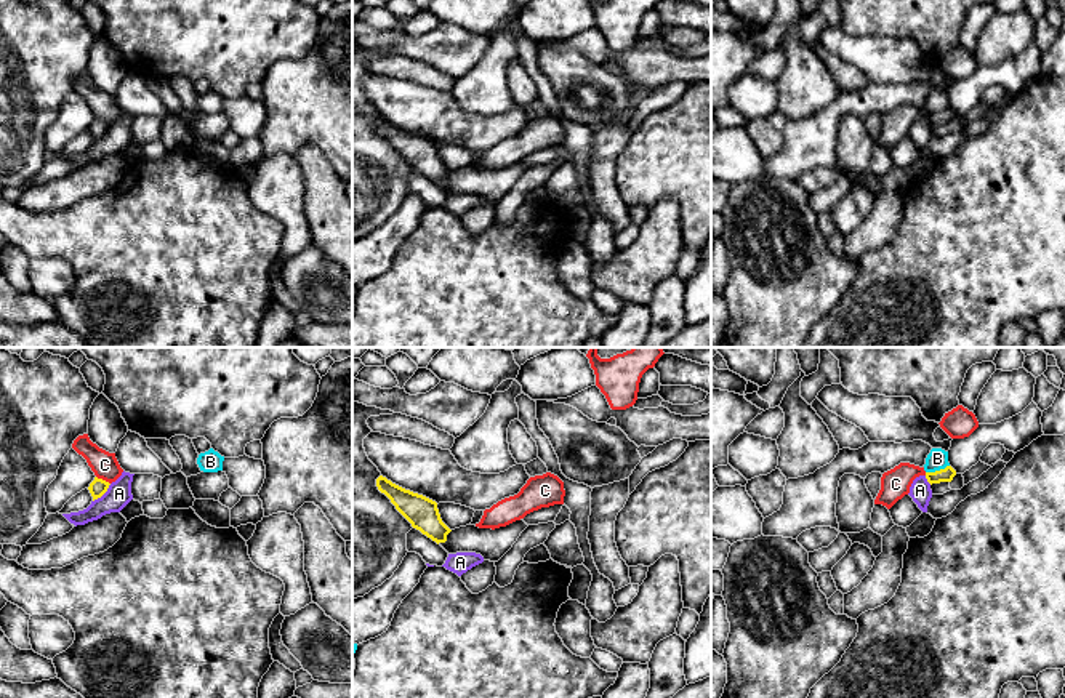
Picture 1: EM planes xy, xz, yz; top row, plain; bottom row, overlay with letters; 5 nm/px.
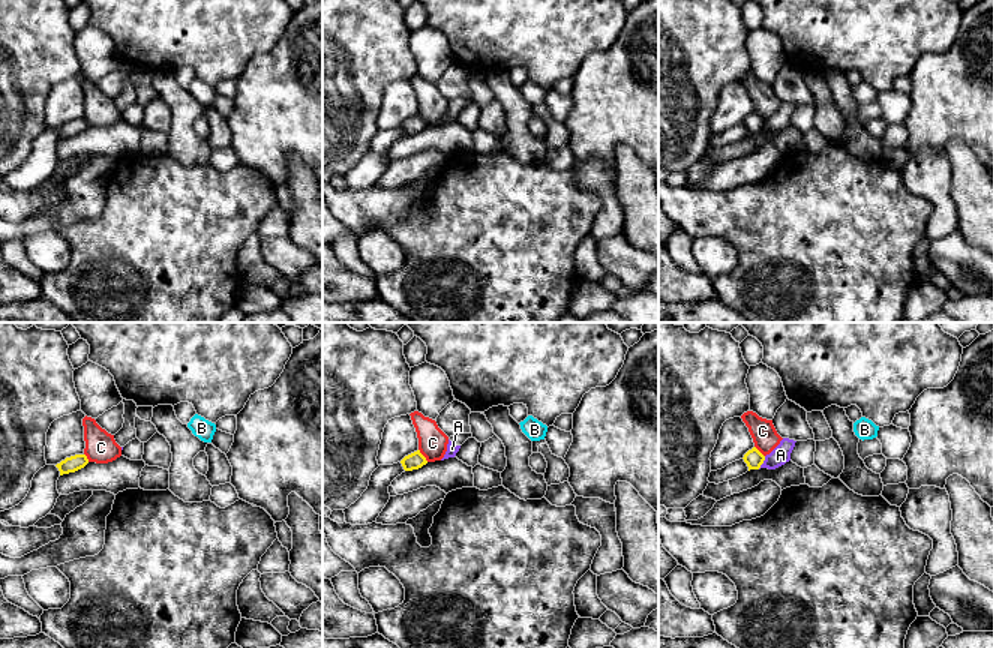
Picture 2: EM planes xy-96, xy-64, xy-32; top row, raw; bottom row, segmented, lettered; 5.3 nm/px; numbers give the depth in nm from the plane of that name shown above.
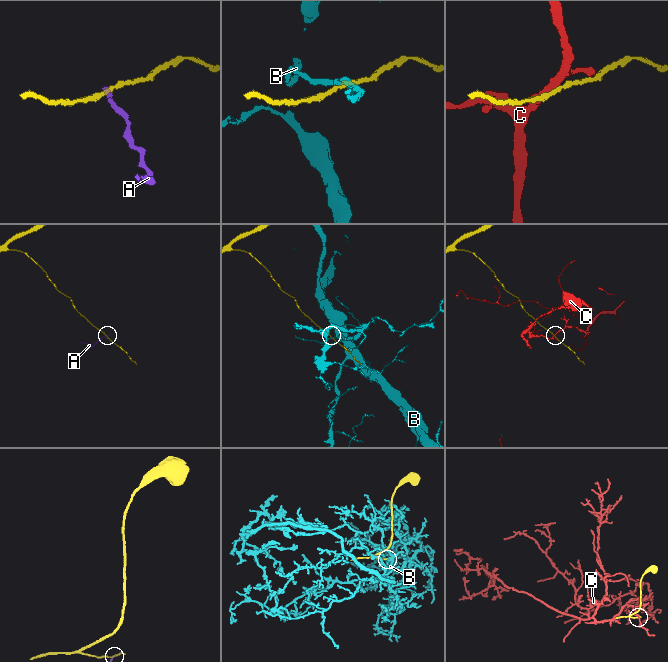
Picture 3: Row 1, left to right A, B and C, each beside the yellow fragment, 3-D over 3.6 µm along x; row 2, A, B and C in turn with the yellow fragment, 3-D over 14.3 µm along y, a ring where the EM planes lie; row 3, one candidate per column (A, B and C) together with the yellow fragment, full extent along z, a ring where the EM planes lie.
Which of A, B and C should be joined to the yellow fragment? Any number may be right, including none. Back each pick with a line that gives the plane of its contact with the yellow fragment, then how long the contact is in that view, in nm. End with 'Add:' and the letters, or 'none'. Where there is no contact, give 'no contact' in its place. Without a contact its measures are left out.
Add: none

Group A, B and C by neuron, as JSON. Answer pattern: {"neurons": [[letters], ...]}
{"neurons": [["A"], ["B"], ["C"]]}

